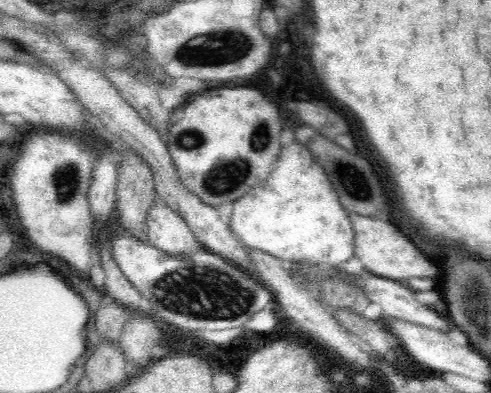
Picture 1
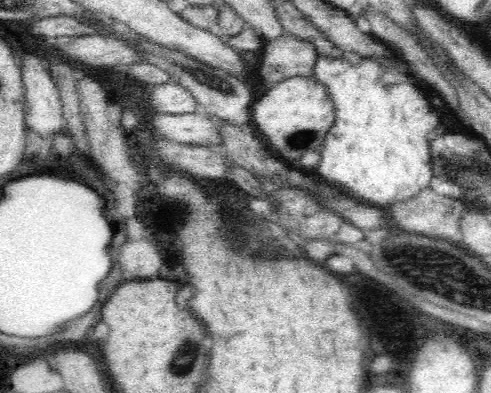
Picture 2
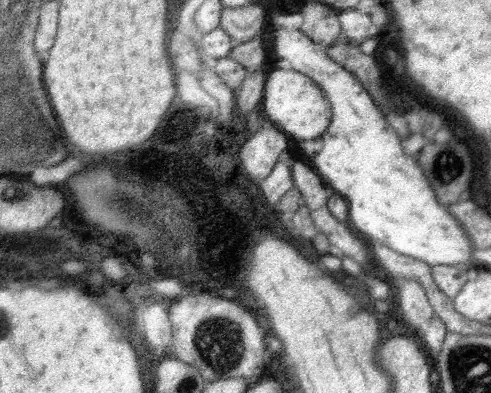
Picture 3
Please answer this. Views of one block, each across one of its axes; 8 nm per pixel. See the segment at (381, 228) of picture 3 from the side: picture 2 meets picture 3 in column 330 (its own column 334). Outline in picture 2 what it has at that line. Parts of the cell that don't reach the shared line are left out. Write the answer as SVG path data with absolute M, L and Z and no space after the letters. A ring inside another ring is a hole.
M320 56L314 66L314 78L326 86L330 100L334 102L336 120L328 130L318 170L314 170L316 178L322 178L328 186L340 190L340 194L348 198L360 198L364 204L388 208L392 204L400 204L410 200L412 196L424 192L430 186L434 176L432 172L432 156L430 156L430 140L428 132L436 130L440 124L438 112L430 106L428 96L422 92L422 84L410 74L402 76L394 70L376 64L370 58L362 58L362 64L352 66L344 60L346 56Z

